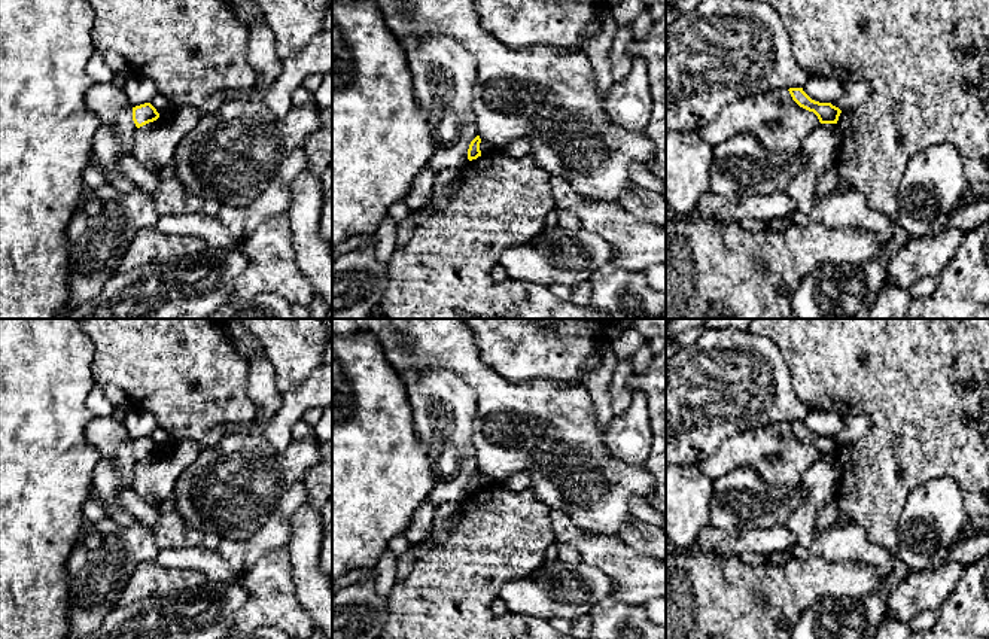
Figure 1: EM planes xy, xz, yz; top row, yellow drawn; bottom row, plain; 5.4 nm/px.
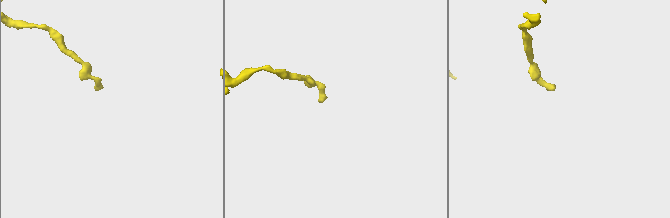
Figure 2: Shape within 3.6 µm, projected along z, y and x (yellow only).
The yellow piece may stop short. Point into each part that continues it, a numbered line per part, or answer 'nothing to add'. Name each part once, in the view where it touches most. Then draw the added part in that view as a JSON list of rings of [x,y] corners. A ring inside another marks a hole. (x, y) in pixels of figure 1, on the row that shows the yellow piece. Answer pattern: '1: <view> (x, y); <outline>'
nothing to add

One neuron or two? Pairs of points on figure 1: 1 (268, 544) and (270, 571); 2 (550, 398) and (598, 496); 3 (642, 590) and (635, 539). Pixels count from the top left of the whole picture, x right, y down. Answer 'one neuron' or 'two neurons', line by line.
1: two neurons
2: one neuron
3: two neurons

